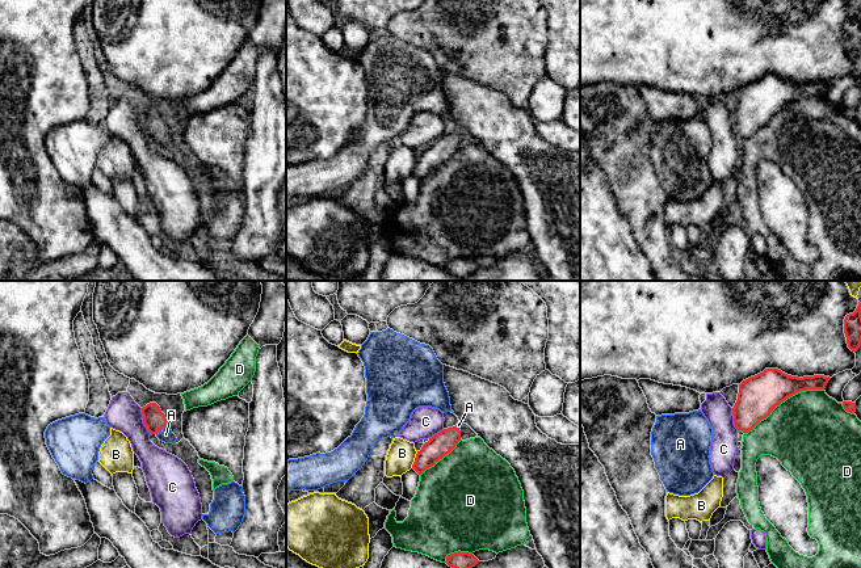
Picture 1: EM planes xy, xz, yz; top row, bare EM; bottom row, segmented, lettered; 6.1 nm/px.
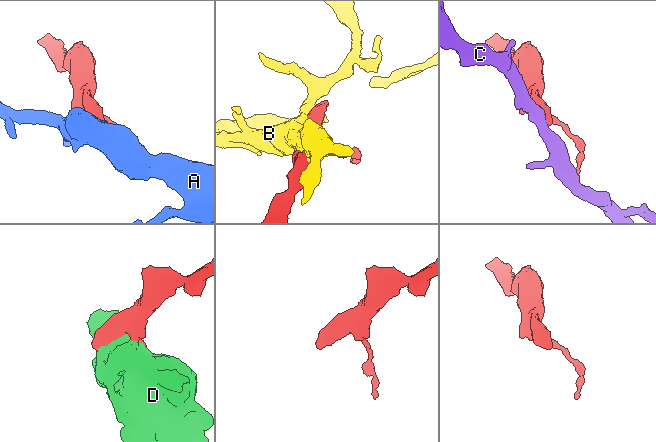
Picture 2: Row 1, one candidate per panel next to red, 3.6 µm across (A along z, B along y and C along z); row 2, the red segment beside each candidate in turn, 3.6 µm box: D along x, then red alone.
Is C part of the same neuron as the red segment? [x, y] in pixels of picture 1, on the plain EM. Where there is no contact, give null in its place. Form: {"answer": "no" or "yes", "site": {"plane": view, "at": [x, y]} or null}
{"answer": "no", "site": {"plane": "xy", "at": [143, 127]}}

